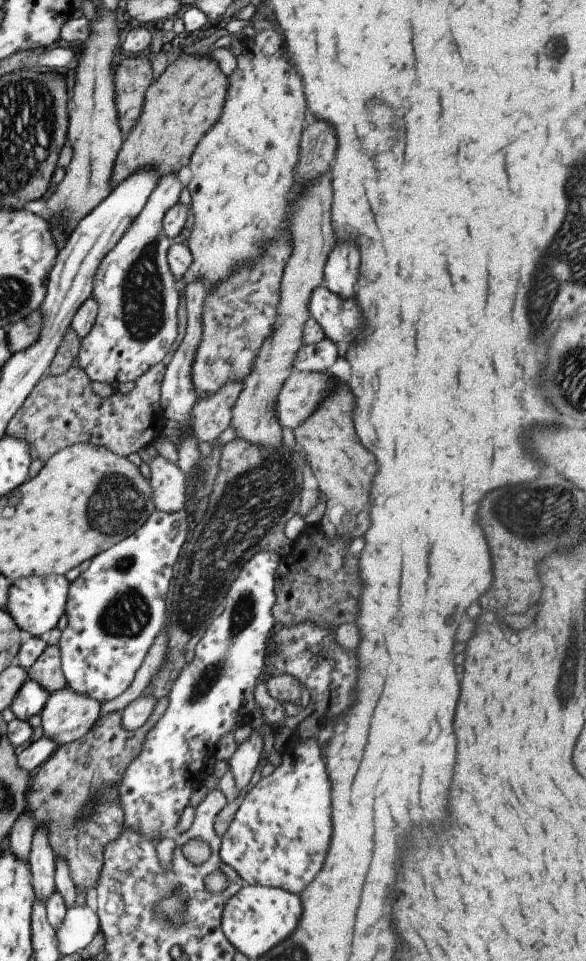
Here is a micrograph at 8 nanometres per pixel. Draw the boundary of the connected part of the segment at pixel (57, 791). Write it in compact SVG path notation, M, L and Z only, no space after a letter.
M121 710L105 715L96 721L87 735L75 742L62 745L55 753L45 760L32 774L27 789L27 804L35 816L35 828L46 823L49 841L56 857L66 859L76 890L90 890L92 893L98 886L98 878L103 867L104 847L116 840L125 830L125 820L119 799L119 785L126 767L141 751L146 734L140 730L128 732L121 725Z

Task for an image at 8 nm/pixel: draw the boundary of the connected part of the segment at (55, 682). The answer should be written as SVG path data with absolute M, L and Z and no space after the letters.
M47 645L27 673L30 679L37 680L48 693L68 686L62 672L61 652L58 645Z

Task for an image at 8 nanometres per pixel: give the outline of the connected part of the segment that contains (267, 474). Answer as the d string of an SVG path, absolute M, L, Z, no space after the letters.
M240 437L232 439L223 446L221 452L220 472L216 477L213 491L209 496L209 503L202 516L202 520L190 527L186 542L179 559L175 562L175 575L171 580L172 587L167 594L166 604L168 616L165 622L167 630L167 653L163 665L151 678L150 684L144 689L142 695L154 697L157 701L168 696L173 682L178 678L185 663L186 646L188 642L200 634L204 634L211 622L220 616L227 590L232 586L241 568L259 552L274 551L281 558L289 552L293 541L286 537L284 526L292 516L298 514L300 506L300 492L304 480L304 454L299 446L294 451L287 448L284 443L275 450L265 450L261 445L249 443Z

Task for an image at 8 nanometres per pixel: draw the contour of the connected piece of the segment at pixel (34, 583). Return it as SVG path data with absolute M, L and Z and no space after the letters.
M34 575L16 579L11 582L5 611L21 628L30 632L33 637L46 638L50 630L57 626L58 620L65 612L69 580L65 576L48 575L35 577Z

